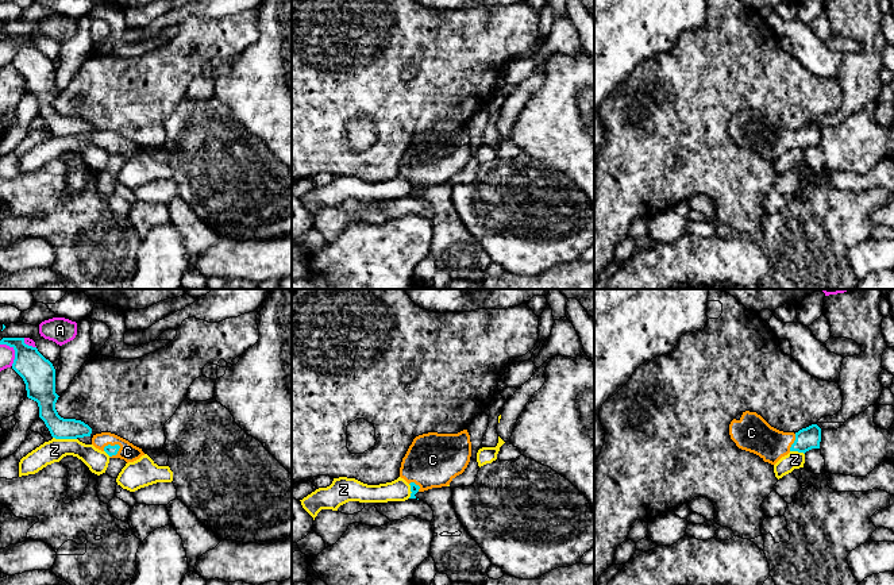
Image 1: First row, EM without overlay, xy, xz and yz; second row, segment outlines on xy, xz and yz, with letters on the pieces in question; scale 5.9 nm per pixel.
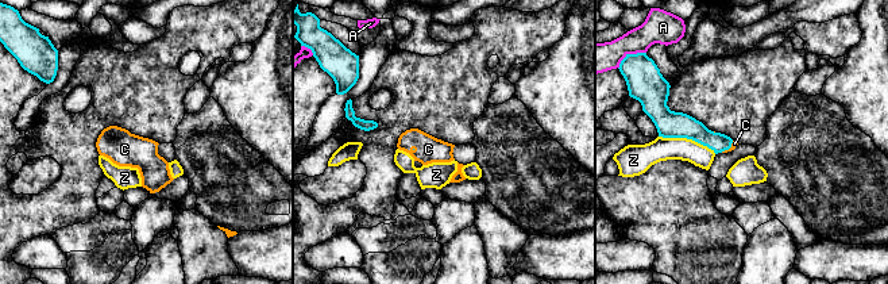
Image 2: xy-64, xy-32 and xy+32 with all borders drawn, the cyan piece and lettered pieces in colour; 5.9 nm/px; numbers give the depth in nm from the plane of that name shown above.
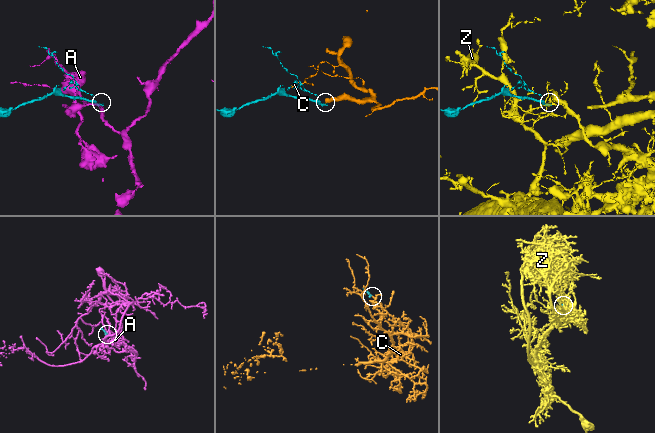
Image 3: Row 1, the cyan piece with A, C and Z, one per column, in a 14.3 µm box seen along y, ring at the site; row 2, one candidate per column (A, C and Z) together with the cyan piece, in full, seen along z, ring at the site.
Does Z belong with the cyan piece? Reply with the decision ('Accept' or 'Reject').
Reject

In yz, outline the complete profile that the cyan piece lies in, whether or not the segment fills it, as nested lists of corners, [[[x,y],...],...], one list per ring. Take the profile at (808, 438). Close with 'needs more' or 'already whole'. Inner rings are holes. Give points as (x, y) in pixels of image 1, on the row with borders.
[[[745,411],[739,420],[729,424],[731,439],[741,450],[759,455],[764,462],[775,465],[790,451],[806,453],[820,449],[821,428],[812,424],[798,432],[783,432],[771,427],[756,412]]]; needs more

